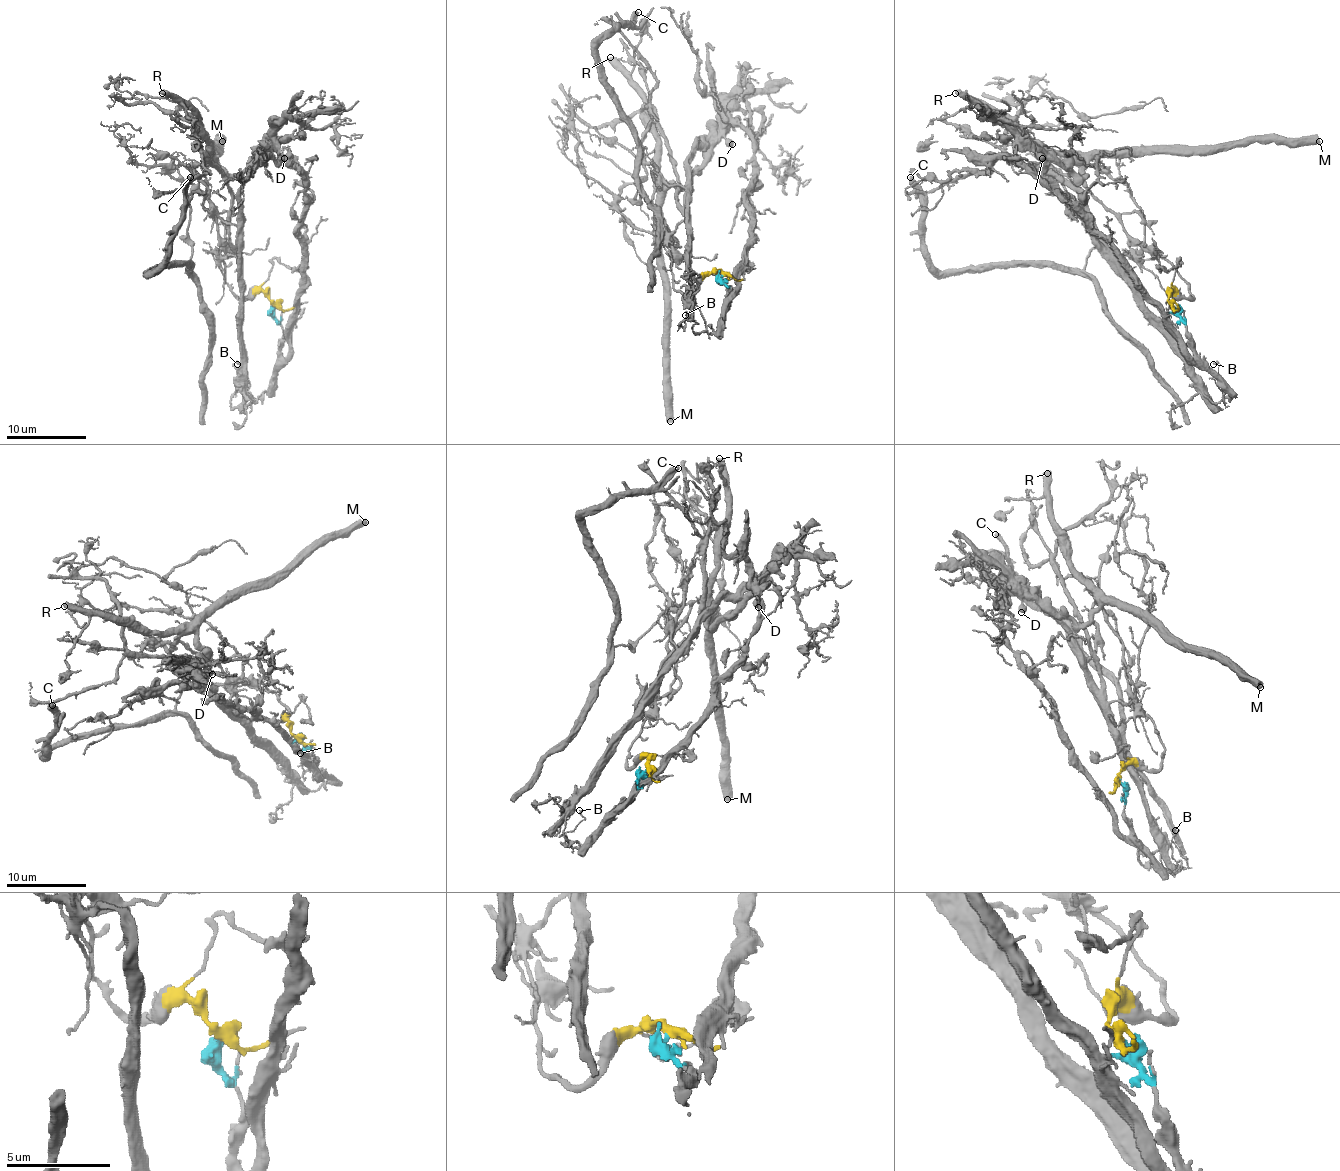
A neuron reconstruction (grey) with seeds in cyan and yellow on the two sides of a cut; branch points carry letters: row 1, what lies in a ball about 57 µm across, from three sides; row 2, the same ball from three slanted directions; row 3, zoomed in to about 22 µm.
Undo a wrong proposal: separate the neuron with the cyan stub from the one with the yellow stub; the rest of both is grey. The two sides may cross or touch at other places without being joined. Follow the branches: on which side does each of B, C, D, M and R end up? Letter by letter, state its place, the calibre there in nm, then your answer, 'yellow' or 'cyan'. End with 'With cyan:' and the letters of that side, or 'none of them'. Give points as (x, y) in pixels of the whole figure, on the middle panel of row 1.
B: place (685, 315); calibre 180 nm; cyan
C: place (638, 12); calibre 460 nm; cyan
D: place (732, 144); calibre 650 nm; yellow
M: place (670, 421); calibre 550 nm; yellow
R: place (610, 57); calibre 550 nm; yellow
With cyan: B, C

